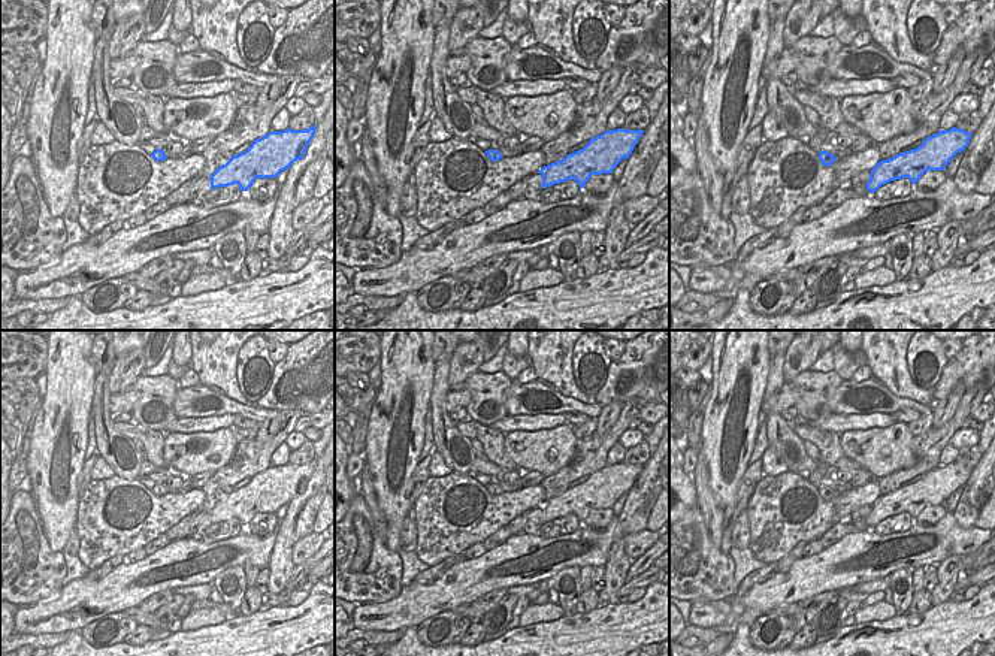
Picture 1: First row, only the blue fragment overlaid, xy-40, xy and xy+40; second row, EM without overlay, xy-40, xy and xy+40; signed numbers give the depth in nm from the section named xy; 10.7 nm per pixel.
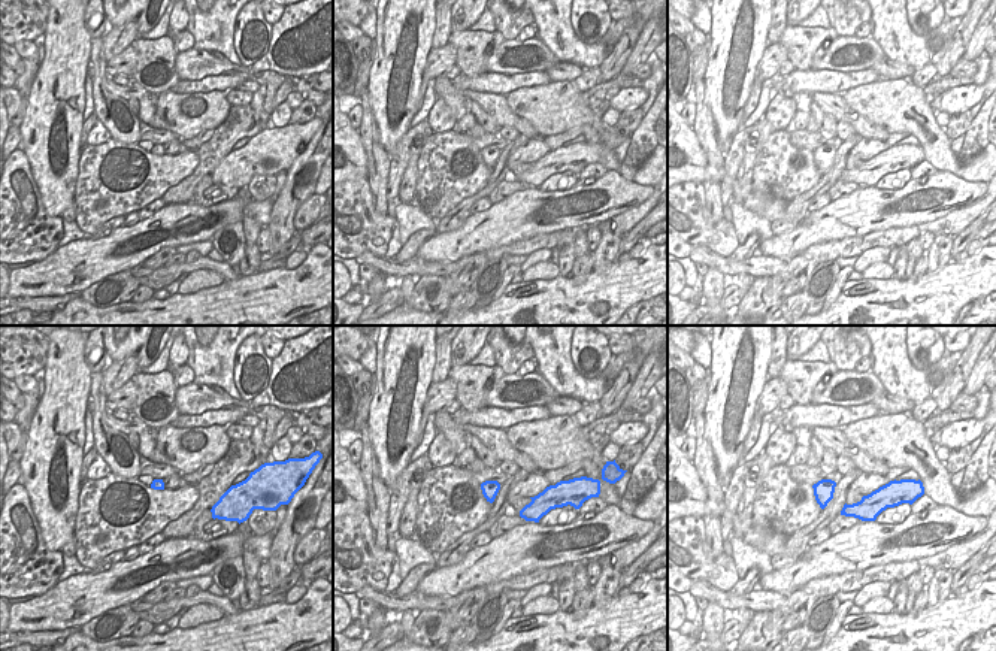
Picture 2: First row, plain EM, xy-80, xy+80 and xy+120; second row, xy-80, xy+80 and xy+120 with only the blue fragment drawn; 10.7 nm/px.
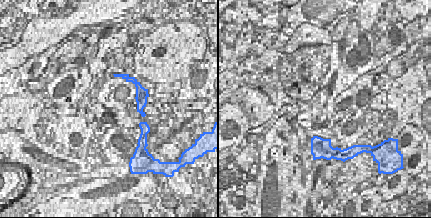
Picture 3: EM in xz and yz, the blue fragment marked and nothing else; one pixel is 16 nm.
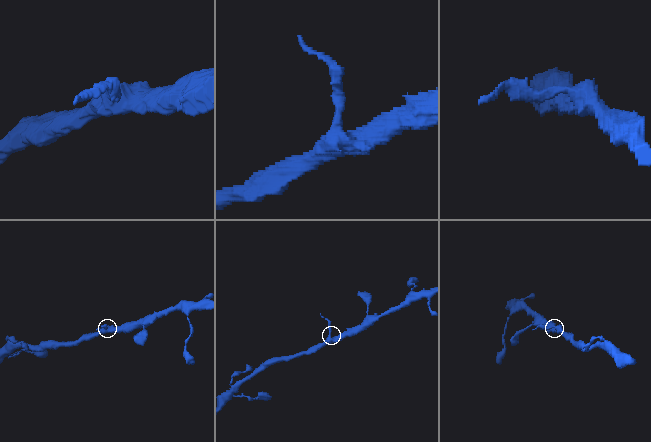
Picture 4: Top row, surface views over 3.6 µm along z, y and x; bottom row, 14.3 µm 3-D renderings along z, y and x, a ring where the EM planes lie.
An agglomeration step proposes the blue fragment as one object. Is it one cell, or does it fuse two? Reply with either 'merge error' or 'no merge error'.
no merge error

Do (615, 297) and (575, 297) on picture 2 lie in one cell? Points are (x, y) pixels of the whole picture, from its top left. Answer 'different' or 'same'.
same

